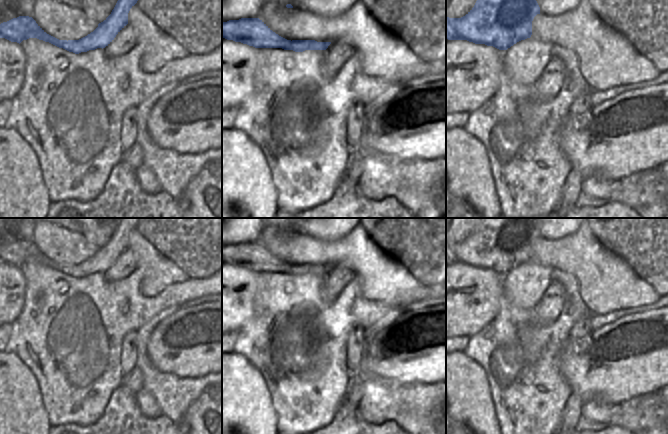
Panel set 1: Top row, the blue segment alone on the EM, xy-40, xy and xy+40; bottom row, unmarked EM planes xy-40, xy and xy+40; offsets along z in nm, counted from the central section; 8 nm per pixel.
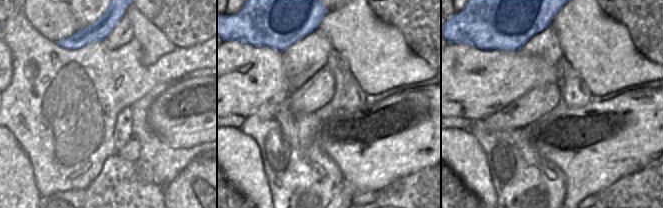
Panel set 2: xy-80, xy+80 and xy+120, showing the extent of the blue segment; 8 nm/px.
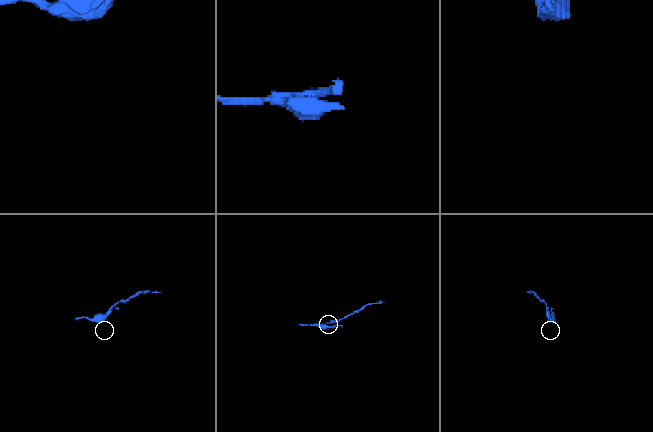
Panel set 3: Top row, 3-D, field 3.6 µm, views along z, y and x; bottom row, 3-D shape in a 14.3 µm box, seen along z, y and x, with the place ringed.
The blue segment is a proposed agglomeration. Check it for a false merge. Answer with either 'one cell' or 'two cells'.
two cells

